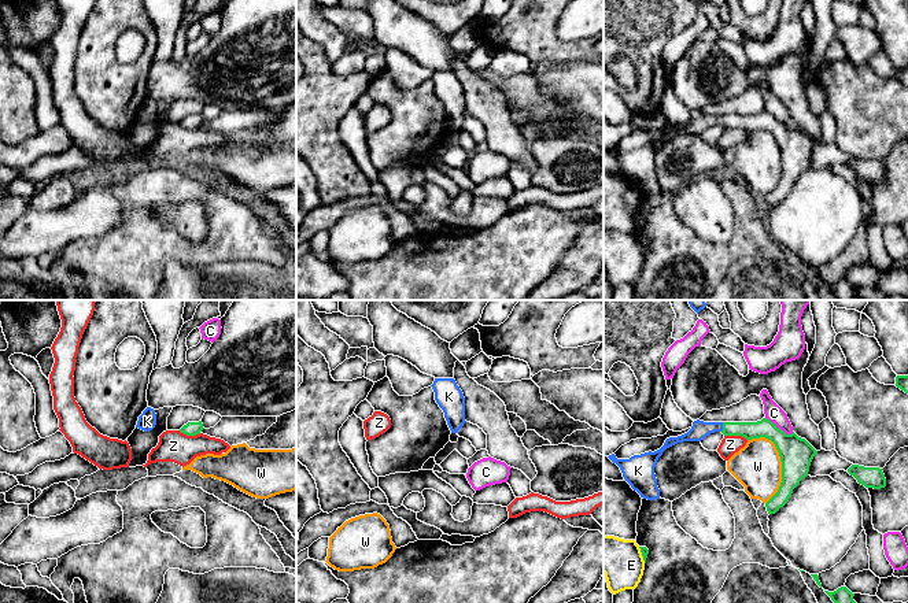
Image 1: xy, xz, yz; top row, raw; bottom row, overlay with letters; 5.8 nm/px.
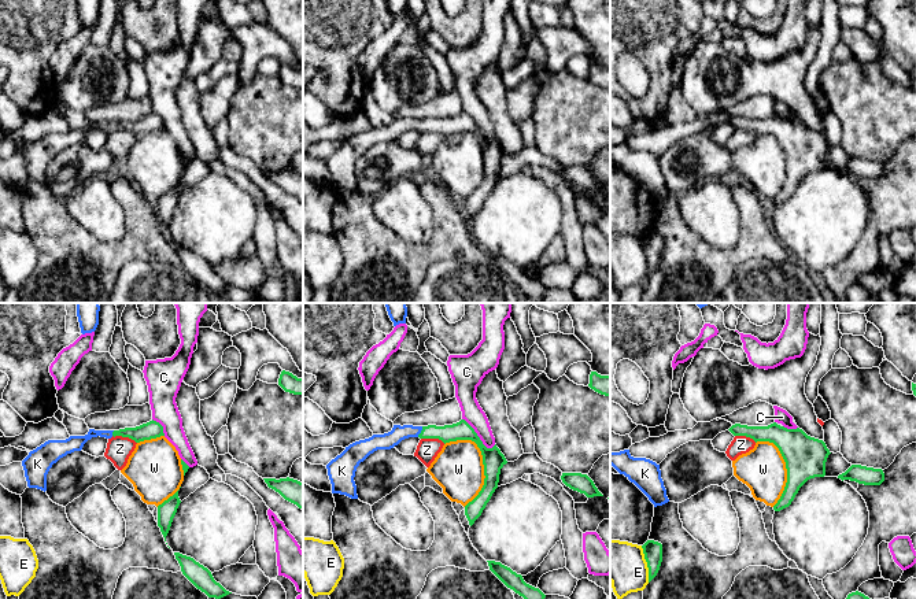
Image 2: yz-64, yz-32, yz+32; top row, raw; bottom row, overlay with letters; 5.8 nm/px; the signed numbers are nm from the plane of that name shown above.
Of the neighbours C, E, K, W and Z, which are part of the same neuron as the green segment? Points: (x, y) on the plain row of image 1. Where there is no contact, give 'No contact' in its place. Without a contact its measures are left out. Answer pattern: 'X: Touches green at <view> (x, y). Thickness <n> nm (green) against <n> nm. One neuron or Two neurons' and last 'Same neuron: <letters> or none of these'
C: Touches green at yz (778, 121). Thickness 190 nm (green) against 100 nm. Two neurons
E: Touches green at yz (642, 248). Thickness 50 nm (green) against 240 nm. Two neurons
K: Touches green at yz (723, 119). Thickness 110 nm (green) against 110 nm. One neuron
W: Touches green at yz (782, 161). Thickness 190 nm (green) against 280 nm. Two neurons
Z: Touches green at yz (735, 128). Thickness 110 nm (green) against 110 nm. Two neurons
Same neuron: K

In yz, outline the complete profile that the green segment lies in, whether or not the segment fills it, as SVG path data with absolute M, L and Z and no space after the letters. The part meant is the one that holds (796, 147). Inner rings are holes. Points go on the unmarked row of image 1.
M763 111L757 115L704 115L697 112L687 126L667 132L664 138L654 145L634 148L630 152L617 152L614 147L608 151L620 160L624 173L641 190L654 193L660 192L654 160L662 145L678 136L701 134L715 125L721 125L724 129L742 129L746 133L765 130L775 137L782 155L782 175L778 185L765 196L768 207L775 207L786 197L793 182L808 169L811 155L817 147L805 132L798 130L794 125L786 127L769 112Z

